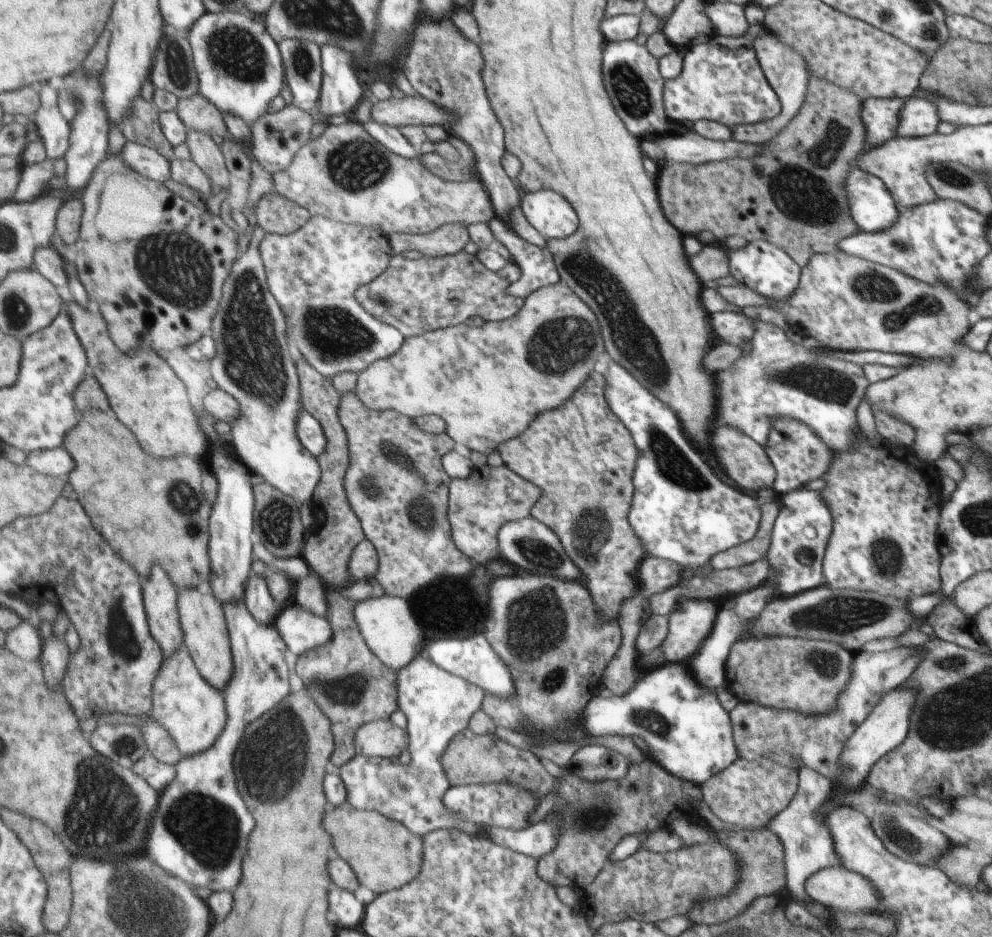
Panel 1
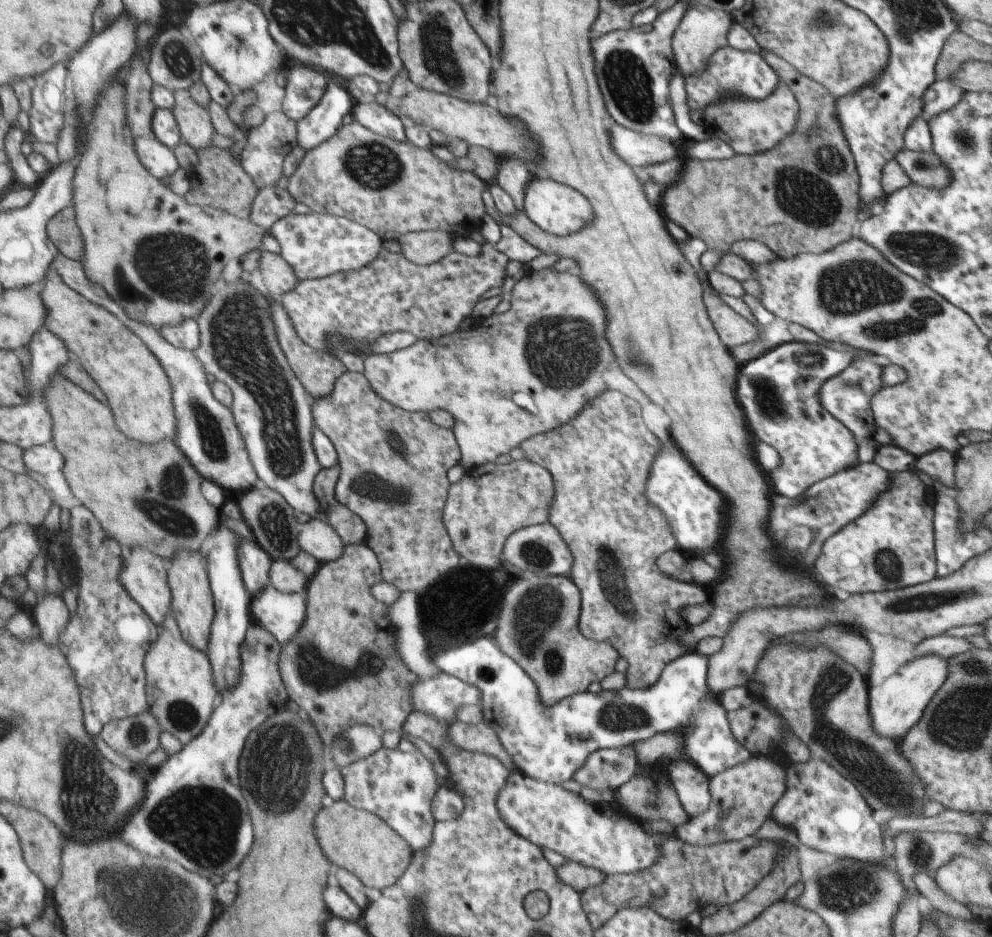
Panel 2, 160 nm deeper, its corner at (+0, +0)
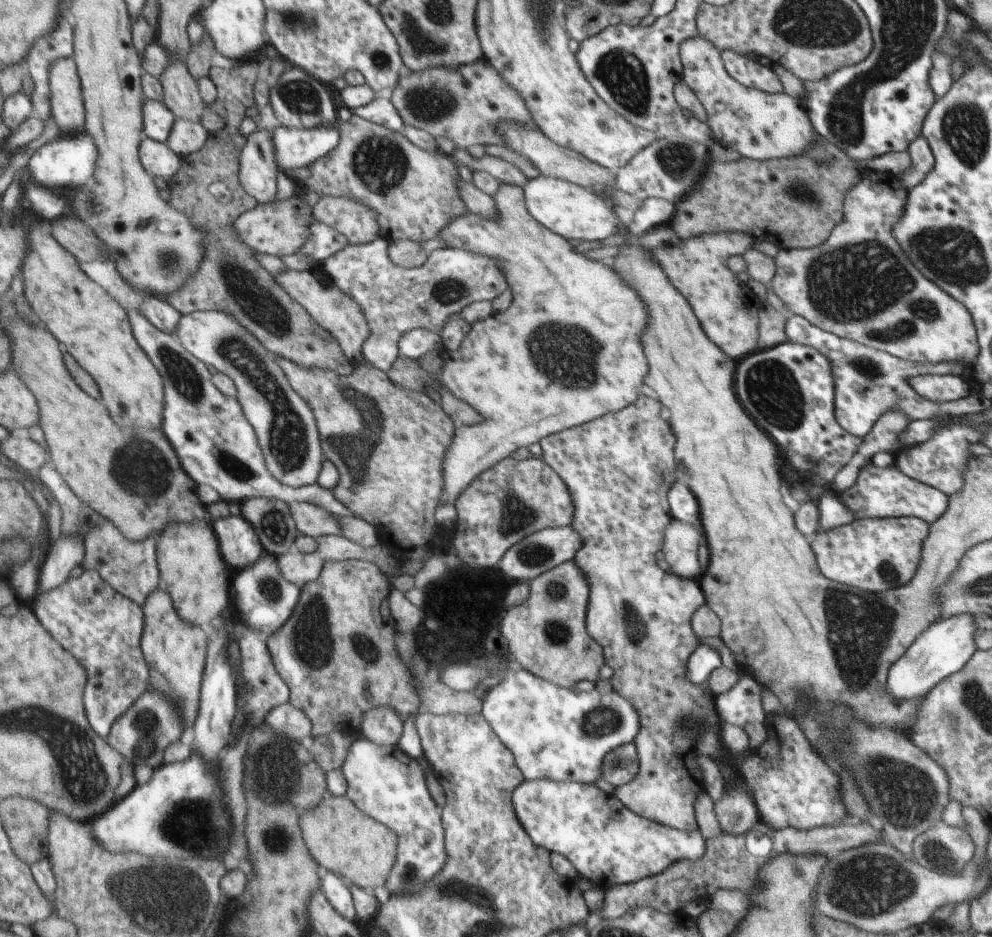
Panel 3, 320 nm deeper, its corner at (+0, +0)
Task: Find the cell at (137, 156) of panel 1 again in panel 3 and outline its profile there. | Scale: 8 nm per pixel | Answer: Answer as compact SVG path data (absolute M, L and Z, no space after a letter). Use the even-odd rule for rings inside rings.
M145 136L141 142L140 156L141 162L153 177L170 181L173 177L182 175L182 158L175 154L168 144Z

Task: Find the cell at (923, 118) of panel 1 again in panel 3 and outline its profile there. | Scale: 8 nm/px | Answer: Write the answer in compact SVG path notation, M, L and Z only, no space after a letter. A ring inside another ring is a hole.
M921 136L908 145L906 153L912 163L909 164L909 170L899 176L899 180L907 189L916 186L925 176L928 176L933 169L935 158L932 156L932 150L929 149L928 141Z

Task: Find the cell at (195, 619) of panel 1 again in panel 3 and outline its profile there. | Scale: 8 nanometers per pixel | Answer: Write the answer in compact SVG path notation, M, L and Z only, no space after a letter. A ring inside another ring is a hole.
M207 518L197 524L171 522L158 540L161 583L169 592L183 622L208 628L223 616L229 606L232 569L222 557L220 540Z

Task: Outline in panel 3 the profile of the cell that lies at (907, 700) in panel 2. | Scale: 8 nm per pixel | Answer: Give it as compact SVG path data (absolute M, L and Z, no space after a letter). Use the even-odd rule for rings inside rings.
M957 614L929 624L897 660L897 668L893 668L893 676L889 676L889 696L893 700L924 699L941 680L960 671L968 663L976 652L973 642L973 632L976 631L975 616L971 614Z

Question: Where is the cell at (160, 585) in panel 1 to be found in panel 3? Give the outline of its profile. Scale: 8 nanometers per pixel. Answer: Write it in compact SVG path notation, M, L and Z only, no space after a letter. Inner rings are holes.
M96 517L96 520L98 523L93 528L86 528L84 537L86 556L83 568L99 572L117 592L121 592L141 606L147 606L149 594L163 587L159 554L157 554L158 534L145 538L143 542L133 542L133 540L128 540L111 520L99 517Z

